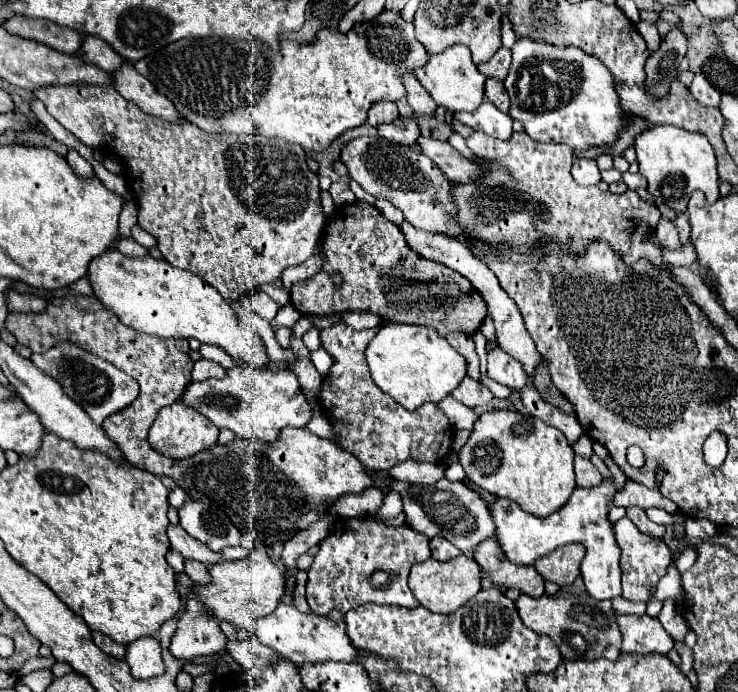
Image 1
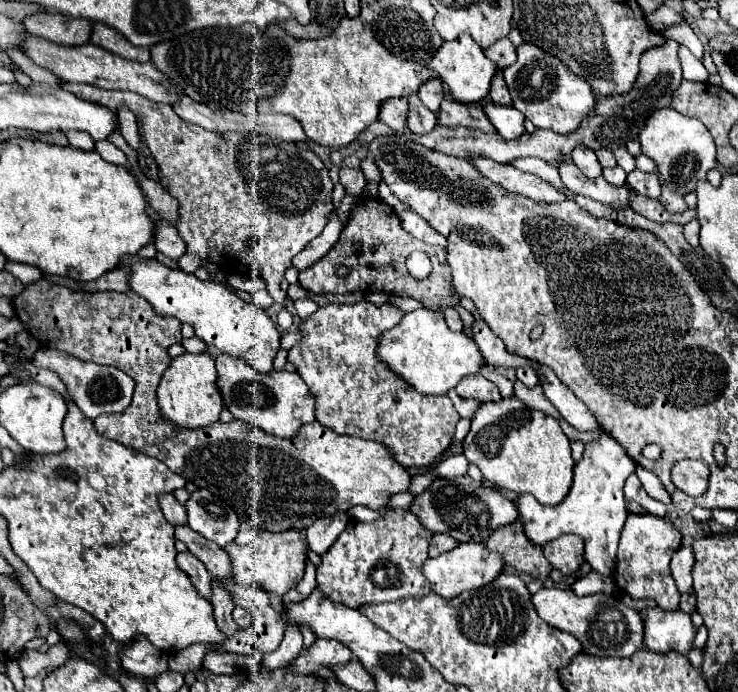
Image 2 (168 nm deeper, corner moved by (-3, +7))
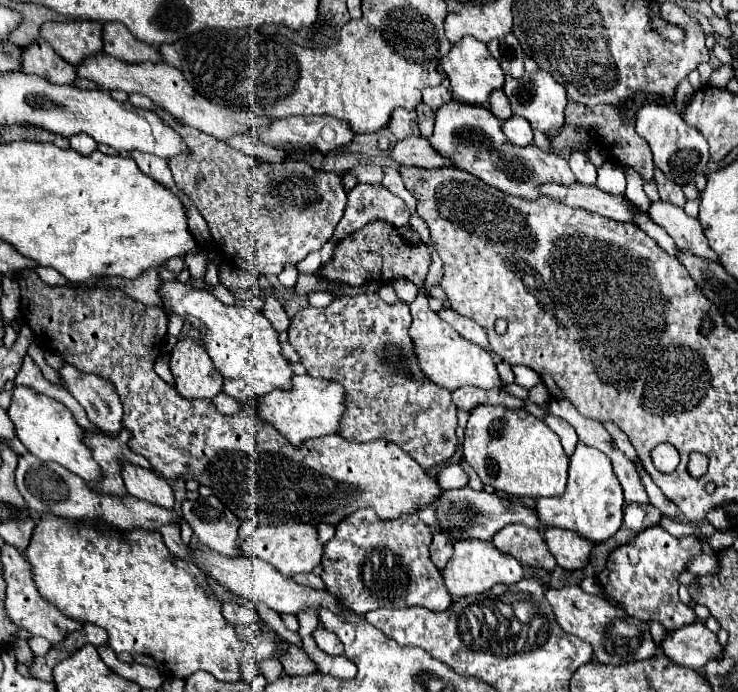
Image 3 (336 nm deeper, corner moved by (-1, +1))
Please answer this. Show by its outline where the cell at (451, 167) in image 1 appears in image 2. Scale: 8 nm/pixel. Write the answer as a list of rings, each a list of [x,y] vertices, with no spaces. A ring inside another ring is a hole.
[[[475,156],[475,158],[469,158],[467,162],[471,162],[485,178],[503,186],[507,192],[521,194],[535,202],[563,202],[565,200],[565,196],[559,190],[555,190],[551,184],[539,180],[533,174],[521,172],[513,168],[511,164],[499,164],[495,160],[487,160],[485,156]]]

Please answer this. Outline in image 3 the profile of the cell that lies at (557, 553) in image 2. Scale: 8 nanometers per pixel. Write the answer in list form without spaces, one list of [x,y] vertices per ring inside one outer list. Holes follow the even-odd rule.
[[[547,528],[545,542],[549,546],[549,552],[555,556],[557,564],[565,570],[583,568],[593,548],[591,540],[583,538],[581,534],[575,534],[573,530],[563,528]]]

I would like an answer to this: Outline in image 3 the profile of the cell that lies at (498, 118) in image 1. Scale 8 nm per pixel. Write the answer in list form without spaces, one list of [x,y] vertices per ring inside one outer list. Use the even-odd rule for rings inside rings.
[[[519,116],[509,118],[507,122],[503,122],[503,132],[517,146],[527,146],[533,142],[533,130],[525,118],[519,118]]]

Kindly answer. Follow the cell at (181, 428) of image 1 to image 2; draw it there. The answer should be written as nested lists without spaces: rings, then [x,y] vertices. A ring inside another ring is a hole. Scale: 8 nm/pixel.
[[[185,352],[183,356],[177,356],[157,388],[157,404],[159,404],[161,418],[185,430],[205,428],[205,426],[215,424],[223,410],[221,396],[217,396],[215,380],[217,380],[215,360],[209,354]]]

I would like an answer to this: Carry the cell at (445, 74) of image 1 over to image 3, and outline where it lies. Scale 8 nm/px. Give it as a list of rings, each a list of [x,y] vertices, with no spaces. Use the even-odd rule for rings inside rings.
[[[465,36],[461,42],[453,44],[451,52],[443,58],[439,70],[449,76],[451,90],[453,90],[455,98],[461,102],[467,102],[467,104],[487,102],[491,92],[503,88],[503,82],[505,82],[505,72],[501,70],[499,62],[487,50],[487,44],[473,38],[473,36]]]

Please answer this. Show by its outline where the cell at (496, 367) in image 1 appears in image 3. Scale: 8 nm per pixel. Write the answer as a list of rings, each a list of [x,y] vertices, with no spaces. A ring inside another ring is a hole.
[[[441,308],[441,310],[437,312],[437,316],[439,316],[443,322],[447,322],[449,326],[453,326],[463,338],[467,338],[467,340],[471,340],[471,342],[483,346],[485,350],[489,348],[487,334],[485,334],[485,330],[483,330],[477,322],[471,322],[469,318],[457,314],[457,312],[451,310],[451,308]]]

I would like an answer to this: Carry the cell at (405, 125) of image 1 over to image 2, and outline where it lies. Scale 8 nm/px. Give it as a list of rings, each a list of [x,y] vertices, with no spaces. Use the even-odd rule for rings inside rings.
[[[409,96],[409,116],[407,116],[407,128],[413,134],[427,134],[437,124],[435,114],[423,106],[419,96]]]

